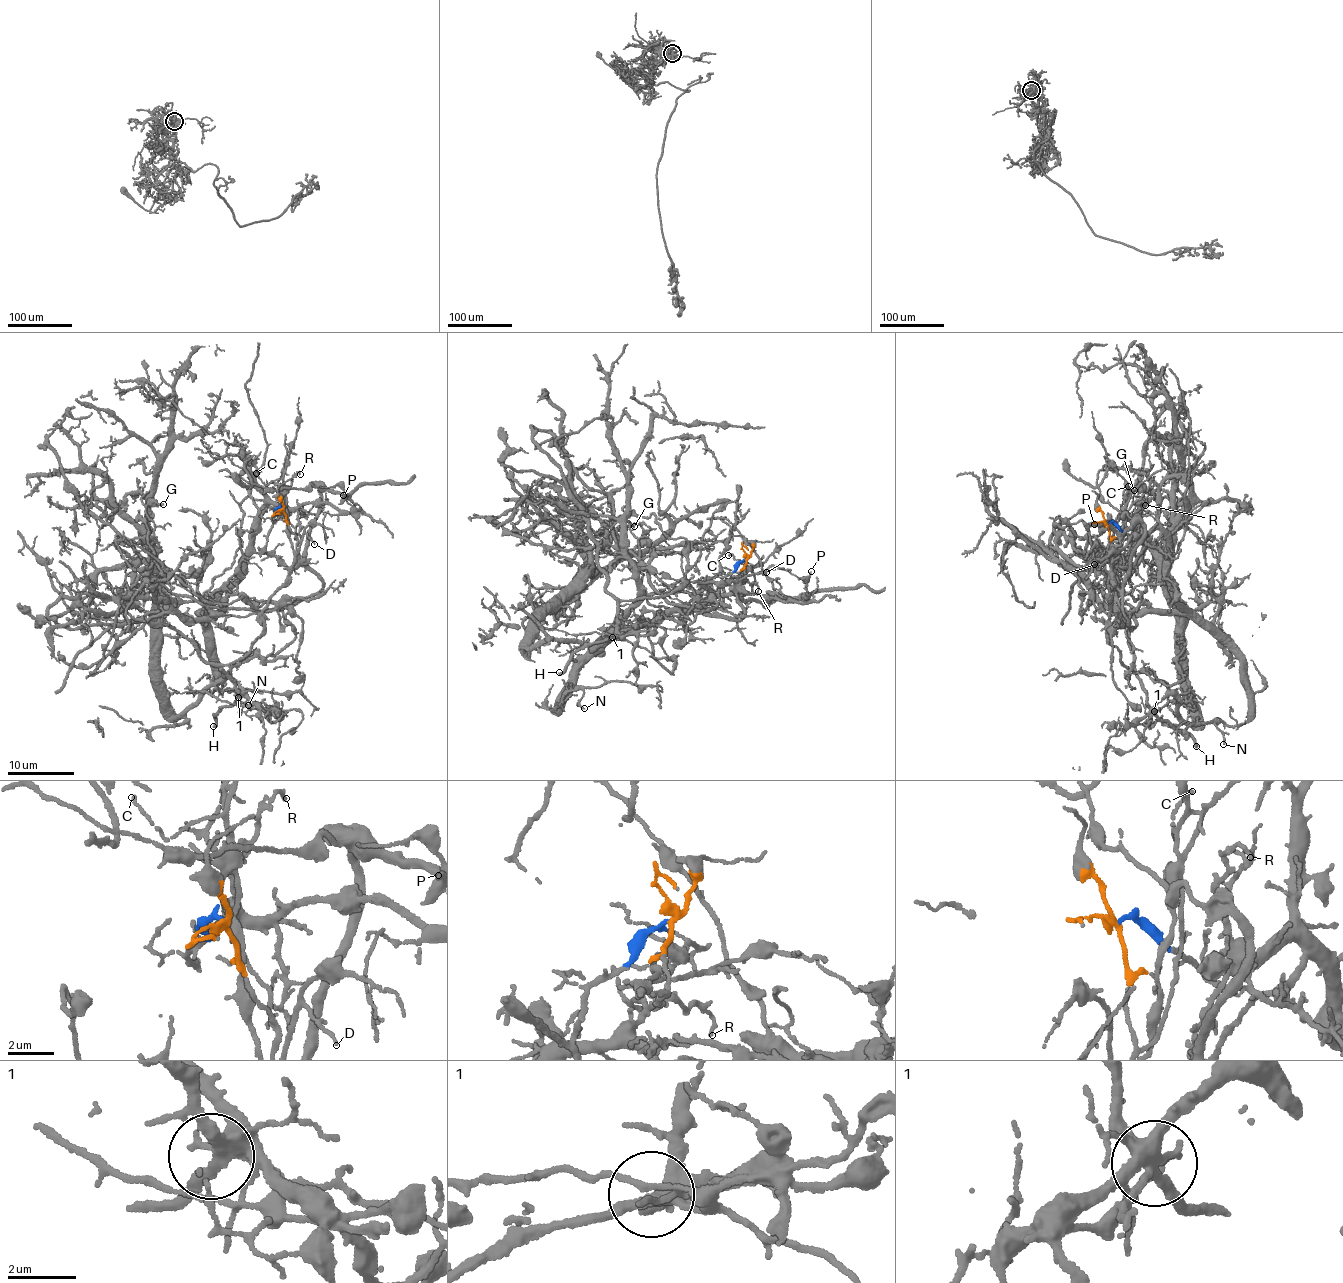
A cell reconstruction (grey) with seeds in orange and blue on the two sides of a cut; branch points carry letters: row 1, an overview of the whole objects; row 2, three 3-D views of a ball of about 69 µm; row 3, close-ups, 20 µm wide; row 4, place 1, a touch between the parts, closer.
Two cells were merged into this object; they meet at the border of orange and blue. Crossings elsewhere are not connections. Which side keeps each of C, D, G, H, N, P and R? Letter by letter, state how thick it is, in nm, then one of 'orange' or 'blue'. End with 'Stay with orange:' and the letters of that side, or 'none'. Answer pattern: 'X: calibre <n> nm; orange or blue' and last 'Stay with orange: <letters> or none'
C: calibre 140 nm; orange
D: calibre 130 nm; orange
G: calibre 240 nm; orange
H: calibre 360 nm; orange
N: calibre 160 nm; blue
P: calibre 160 nm; orange
R: calibre 140 nm; blue
Stay with orange: C, D, G, H, P

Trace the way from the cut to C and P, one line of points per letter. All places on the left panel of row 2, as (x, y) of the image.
C: (281, 509), (285, 520), (285, 485), (279, 479), (267, 485), (256, 473)
P: (281, 509), (280, 490), (311, 484), (327, 491), (348, 493), (344, 496)

